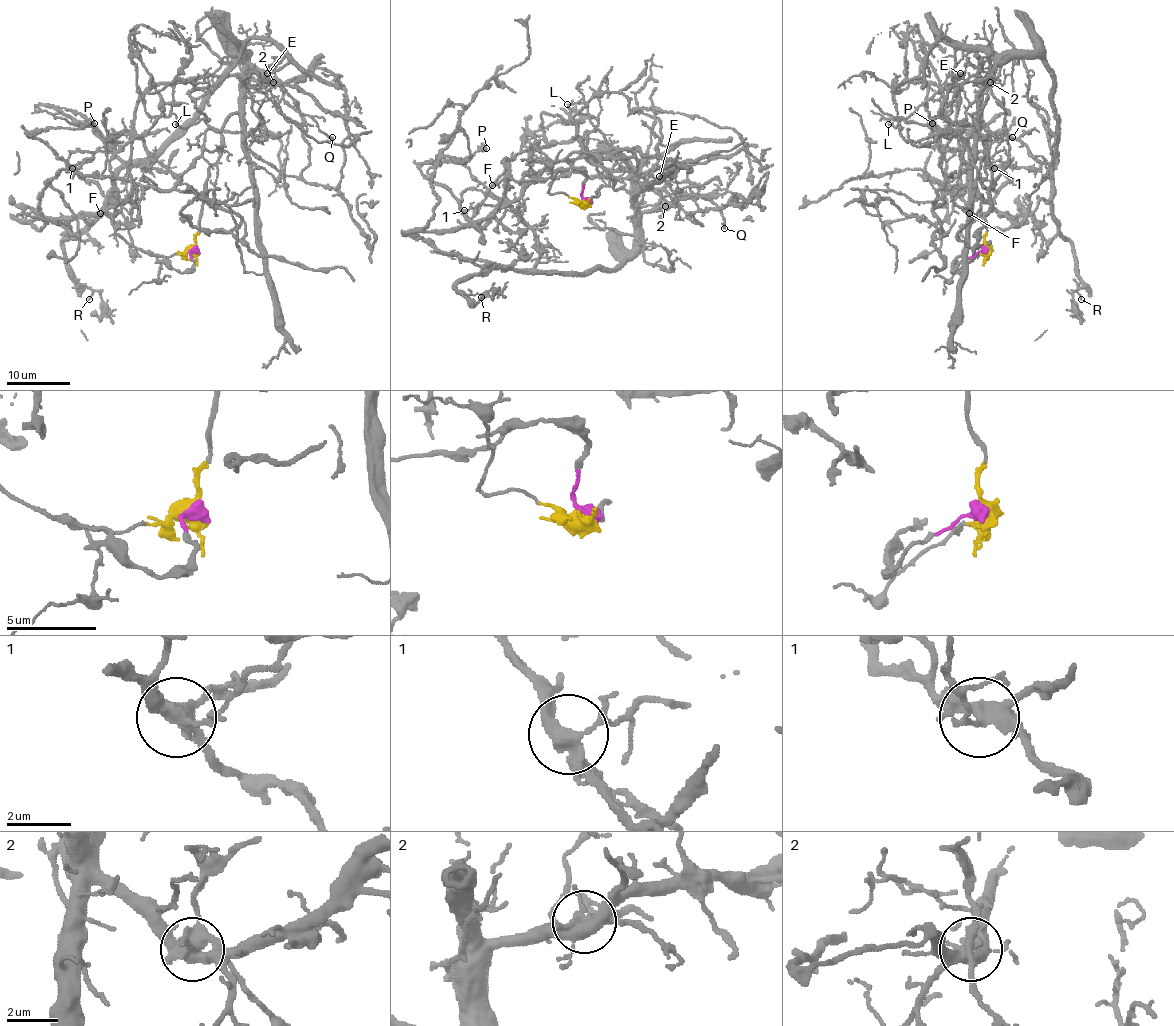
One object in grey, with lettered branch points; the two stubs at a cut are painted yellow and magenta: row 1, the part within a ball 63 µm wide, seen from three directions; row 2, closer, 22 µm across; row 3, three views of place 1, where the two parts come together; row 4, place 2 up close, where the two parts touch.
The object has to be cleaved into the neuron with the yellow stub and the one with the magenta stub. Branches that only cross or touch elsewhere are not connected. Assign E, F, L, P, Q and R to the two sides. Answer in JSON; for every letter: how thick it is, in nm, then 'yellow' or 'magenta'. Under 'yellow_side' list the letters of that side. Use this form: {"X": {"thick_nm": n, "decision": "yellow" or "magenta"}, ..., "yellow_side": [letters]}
{"E": {"thick_nm": 110, "decision": "yellow"}, "F": {"thick_nm": 160, "decision": "magenta"}, "L": {"thick_nm": 150, "decision": "yellow"}, "P": {"thick_nm": 650, "decision": "magenta"}, "Q": {"thick_nm": 100, "decision": "yellow"}, "R": {"thick_nm": 170, "decision": "yellow"}, "yellow_side": ["E", "L", "Q", "R"]}

